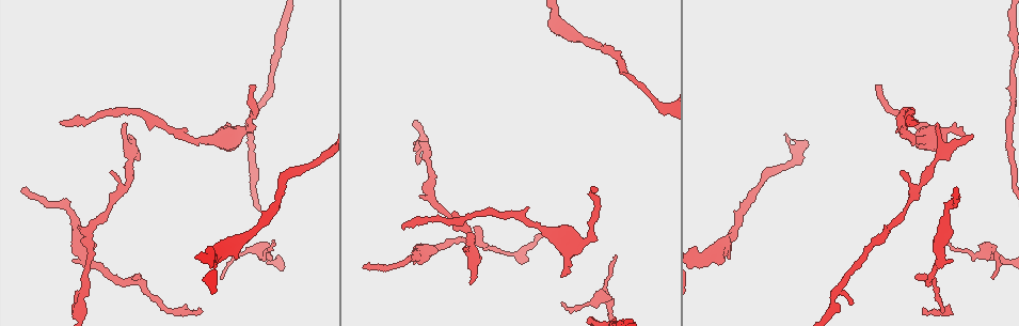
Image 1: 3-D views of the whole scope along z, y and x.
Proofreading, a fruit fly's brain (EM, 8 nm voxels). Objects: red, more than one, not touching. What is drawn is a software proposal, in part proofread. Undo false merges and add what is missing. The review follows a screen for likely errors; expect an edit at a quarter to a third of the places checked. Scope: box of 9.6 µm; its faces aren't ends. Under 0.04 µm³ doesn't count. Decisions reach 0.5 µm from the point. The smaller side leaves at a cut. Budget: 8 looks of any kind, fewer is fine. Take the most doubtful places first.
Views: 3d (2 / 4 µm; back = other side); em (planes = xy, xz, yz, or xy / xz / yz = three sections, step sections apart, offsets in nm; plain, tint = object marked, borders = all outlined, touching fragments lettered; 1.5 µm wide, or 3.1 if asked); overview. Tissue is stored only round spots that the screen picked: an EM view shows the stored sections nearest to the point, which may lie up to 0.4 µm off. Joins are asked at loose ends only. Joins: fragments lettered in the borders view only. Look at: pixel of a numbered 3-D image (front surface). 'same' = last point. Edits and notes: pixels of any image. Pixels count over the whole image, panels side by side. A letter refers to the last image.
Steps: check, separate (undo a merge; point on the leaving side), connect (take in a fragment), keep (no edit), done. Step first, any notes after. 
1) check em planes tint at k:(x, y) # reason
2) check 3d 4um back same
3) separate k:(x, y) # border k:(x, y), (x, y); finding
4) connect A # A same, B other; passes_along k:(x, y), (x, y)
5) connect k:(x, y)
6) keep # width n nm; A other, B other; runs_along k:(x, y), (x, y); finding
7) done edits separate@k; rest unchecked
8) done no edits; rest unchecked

check em planes tint at 1:(853, 304)

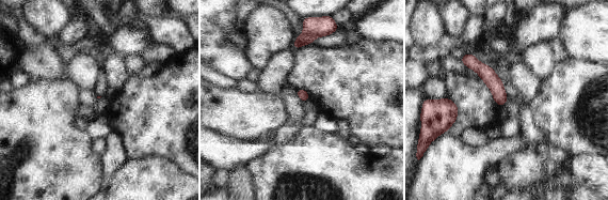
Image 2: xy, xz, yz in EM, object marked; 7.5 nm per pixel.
check em planes borders same

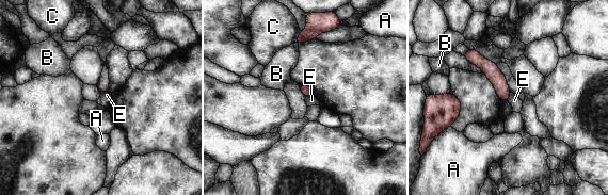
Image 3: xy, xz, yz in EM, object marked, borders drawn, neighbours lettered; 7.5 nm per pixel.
keep # A other, B other, C other, E other; runs_along 3:(470, 51), (499, 81), (505, 98); none of them fits

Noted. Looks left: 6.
check em xy step 8 tint at 1:(255, 85) # long arm stops here

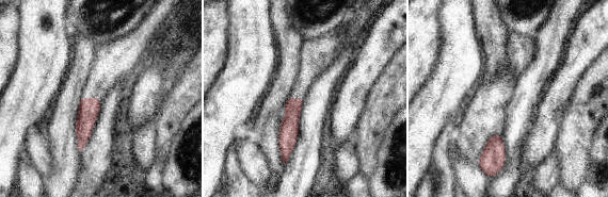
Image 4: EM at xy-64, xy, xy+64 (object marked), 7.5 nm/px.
check em planes borders same

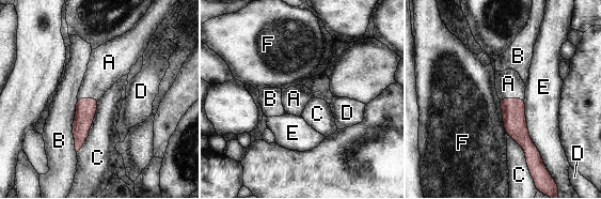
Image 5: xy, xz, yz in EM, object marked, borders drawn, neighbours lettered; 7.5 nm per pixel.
connect A # A same, B other, C other, D other, E other, F other; passes_along 5:(513, 113), (511, 98), (508, 83); the neuron continues

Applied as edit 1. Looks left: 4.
check overview

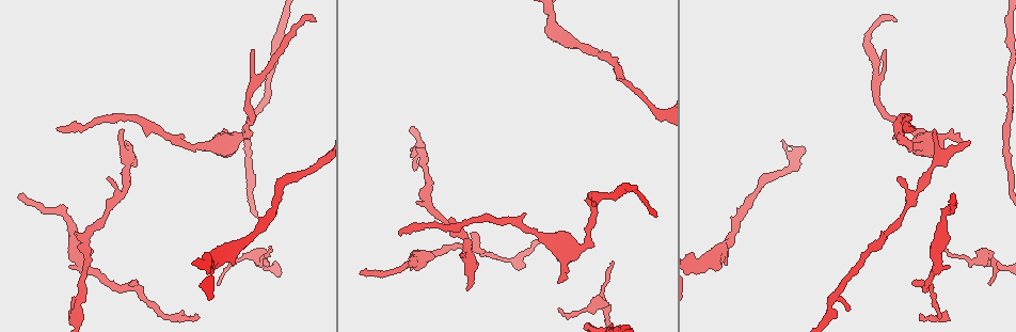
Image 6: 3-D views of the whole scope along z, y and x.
check 3d 2um at 6:(953, 197) # tapers out

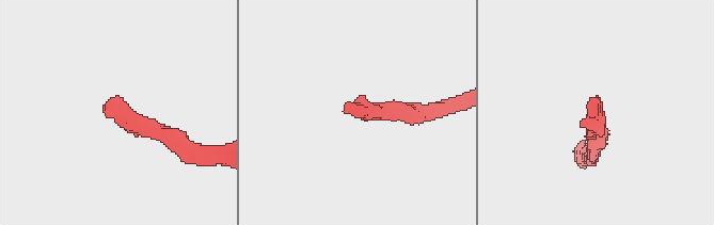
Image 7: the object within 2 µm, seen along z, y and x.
check em xy step 4 tint at 7:(599, 104) # need the tissue

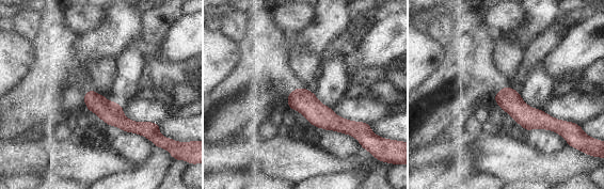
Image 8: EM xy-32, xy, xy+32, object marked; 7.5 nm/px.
check em planes borders same

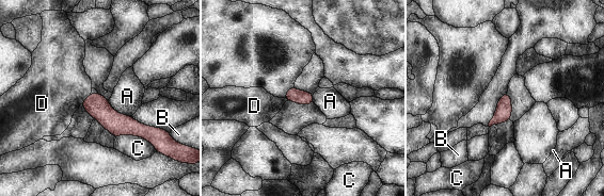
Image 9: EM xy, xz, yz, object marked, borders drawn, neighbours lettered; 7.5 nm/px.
connect D # width 110 nm; longest_contact C 320 nm; A other, B other, C other, D same; the neuron continues

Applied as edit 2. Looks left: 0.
done edits connect@5, connect@9; rest unchecked

